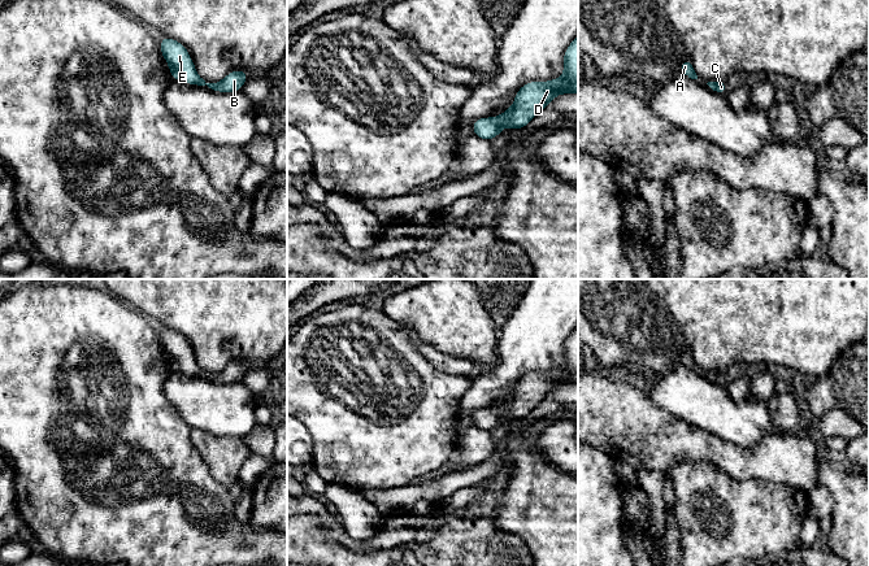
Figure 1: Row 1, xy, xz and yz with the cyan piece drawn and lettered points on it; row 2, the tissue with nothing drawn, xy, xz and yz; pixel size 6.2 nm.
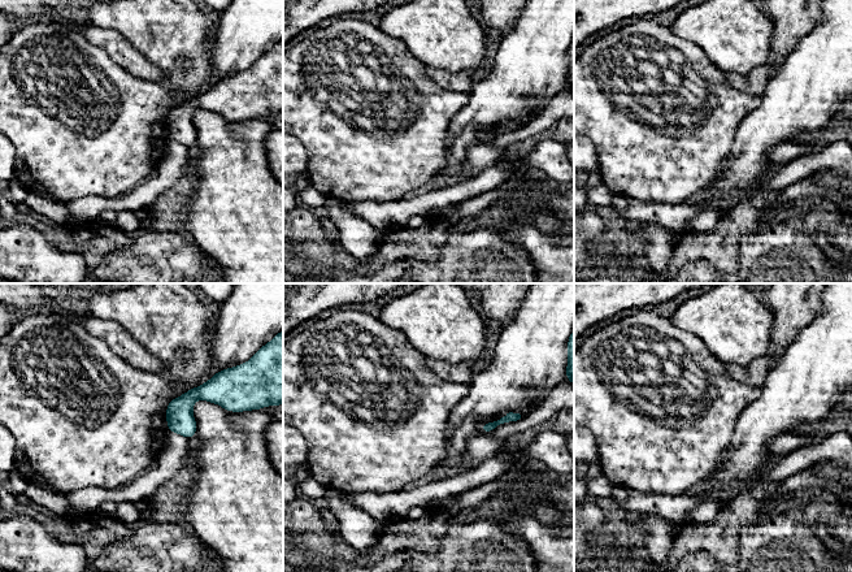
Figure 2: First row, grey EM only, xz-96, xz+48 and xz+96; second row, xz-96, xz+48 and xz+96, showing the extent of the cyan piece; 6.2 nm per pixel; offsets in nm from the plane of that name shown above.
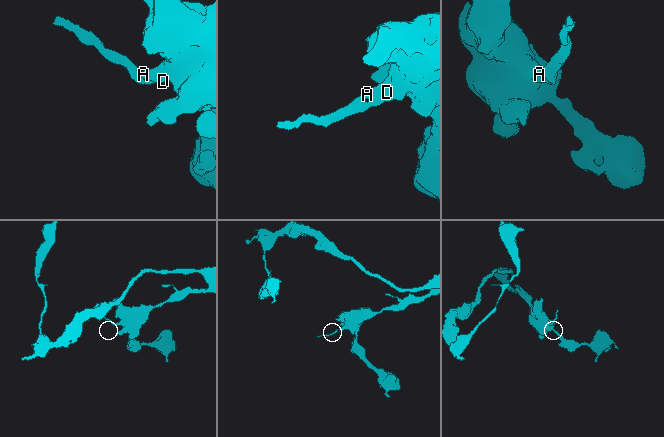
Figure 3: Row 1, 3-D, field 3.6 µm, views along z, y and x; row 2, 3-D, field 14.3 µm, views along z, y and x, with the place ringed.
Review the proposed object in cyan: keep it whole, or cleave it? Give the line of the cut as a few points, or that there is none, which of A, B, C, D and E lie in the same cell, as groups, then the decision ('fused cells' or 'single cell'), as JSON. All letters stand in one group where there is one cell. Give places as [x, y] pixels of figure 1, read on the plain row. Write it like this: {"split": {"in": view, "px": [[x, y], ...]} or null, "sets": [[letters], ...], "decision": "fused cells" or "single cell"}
{"split": null, "sets": [["A", "B", "C", "D", "E"]], "decision": "single cell"}

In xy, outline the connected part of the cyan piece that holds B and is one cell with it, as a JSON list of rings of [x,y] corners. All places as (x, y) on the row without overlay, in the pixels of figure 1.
[[[162,327],[160,341],[170,358],[171,369],[187,375],[207,375],[209,379],[217,383],[226,384],[240,382],[248,370],[246,361],[234,361],[217,374],[207,374],[201,367],[197,366],[194,352],[182,334],[171,328]]]

